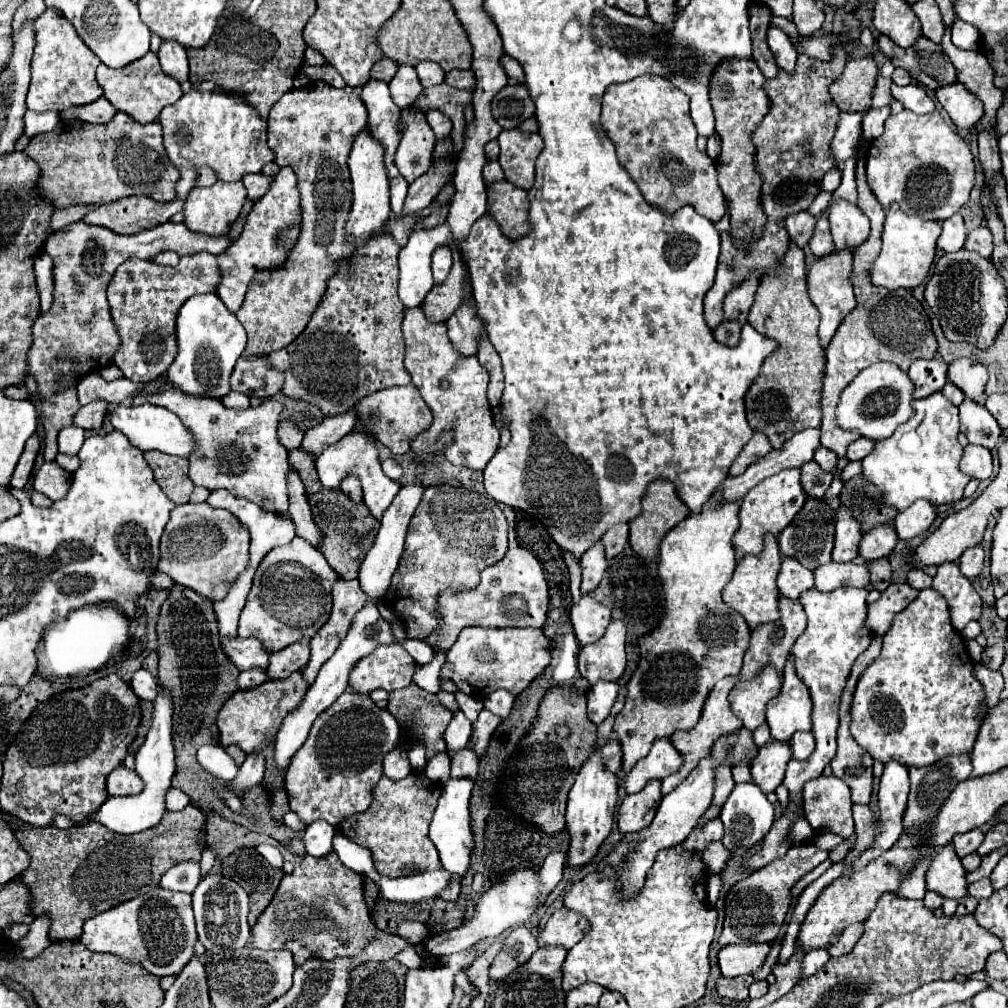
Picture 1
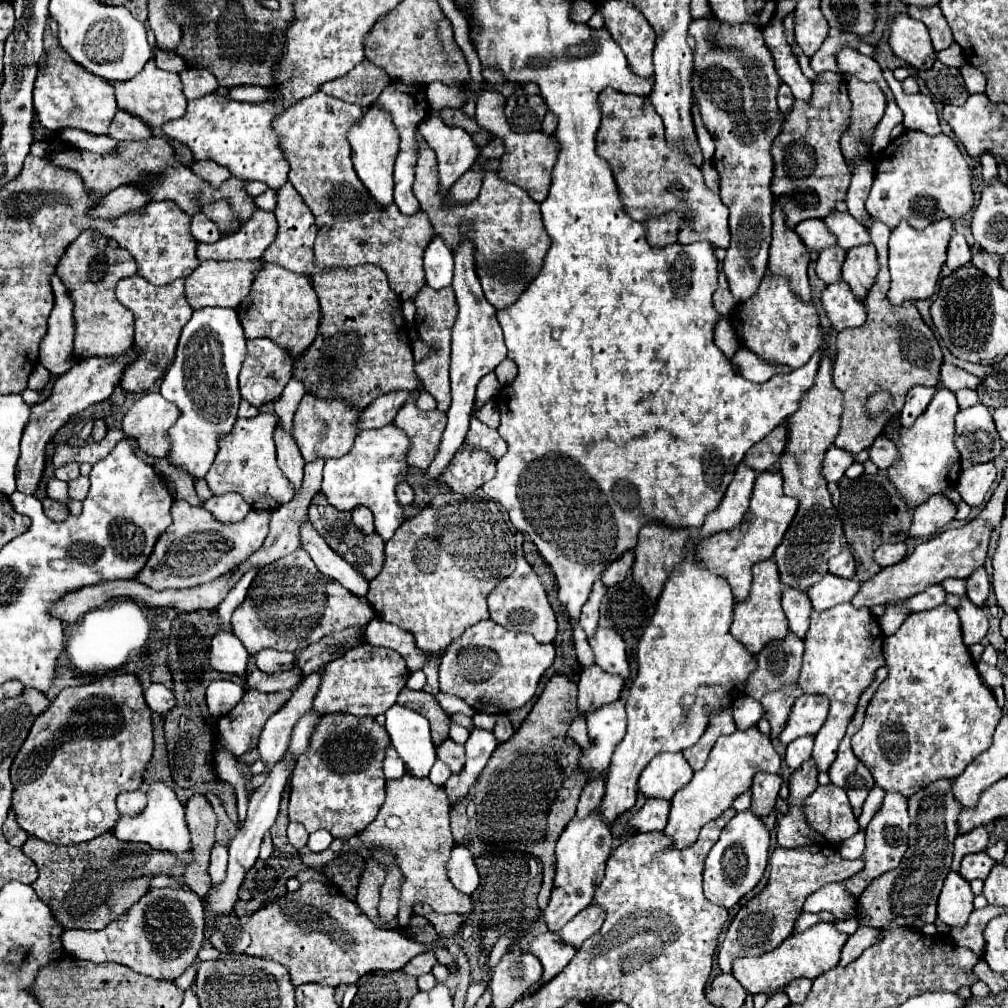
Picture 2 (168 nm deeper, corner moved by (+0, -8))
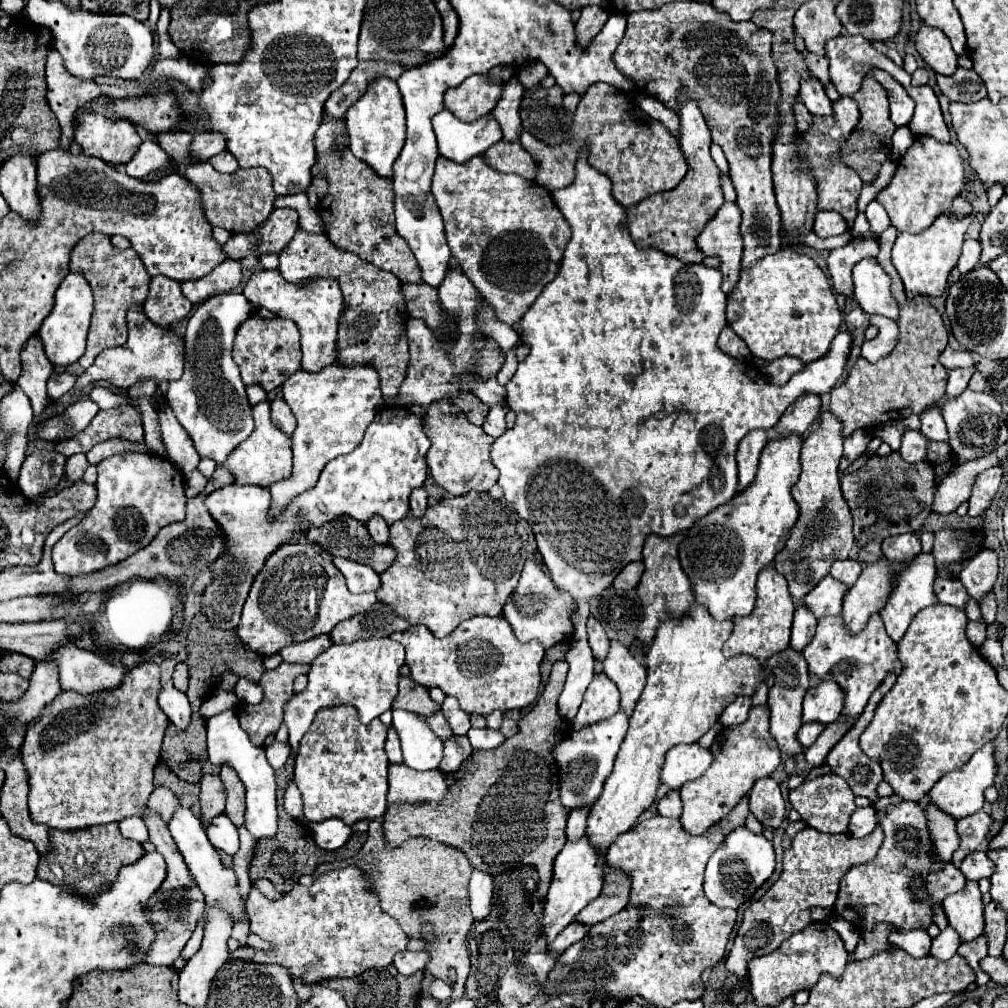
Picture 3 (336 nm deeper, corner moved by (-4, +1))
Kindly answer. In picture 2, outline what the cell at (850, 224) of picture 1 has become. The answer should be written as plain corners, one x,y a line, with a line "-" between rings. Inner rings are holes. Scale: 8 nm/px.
871,243
851,247
843,261
843,281
853,289
853,293
857,293
859,299
865,299
865,293
869,285
873,285
875,275
877,275
875,247

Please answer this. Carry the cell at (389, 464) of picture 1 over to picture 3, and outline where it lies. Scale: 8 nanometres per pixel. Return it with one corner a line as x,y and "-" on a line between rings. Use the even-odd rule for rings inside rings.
417,488
411,494
411,512
415,518
421,518
427,510
427,492
425,488

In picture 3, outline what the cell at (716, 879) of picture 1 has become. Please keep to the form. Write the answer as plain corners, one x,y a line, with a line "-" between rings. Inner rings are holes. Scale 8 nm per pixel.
745,826
733,830
725,842
717,848
711,856
705,872
705,894
707,898
721,908
737,910
741,904
751,900
751,896
761,888
761,884
773,874
775,870
775,852
771,842
765,836
757,836

